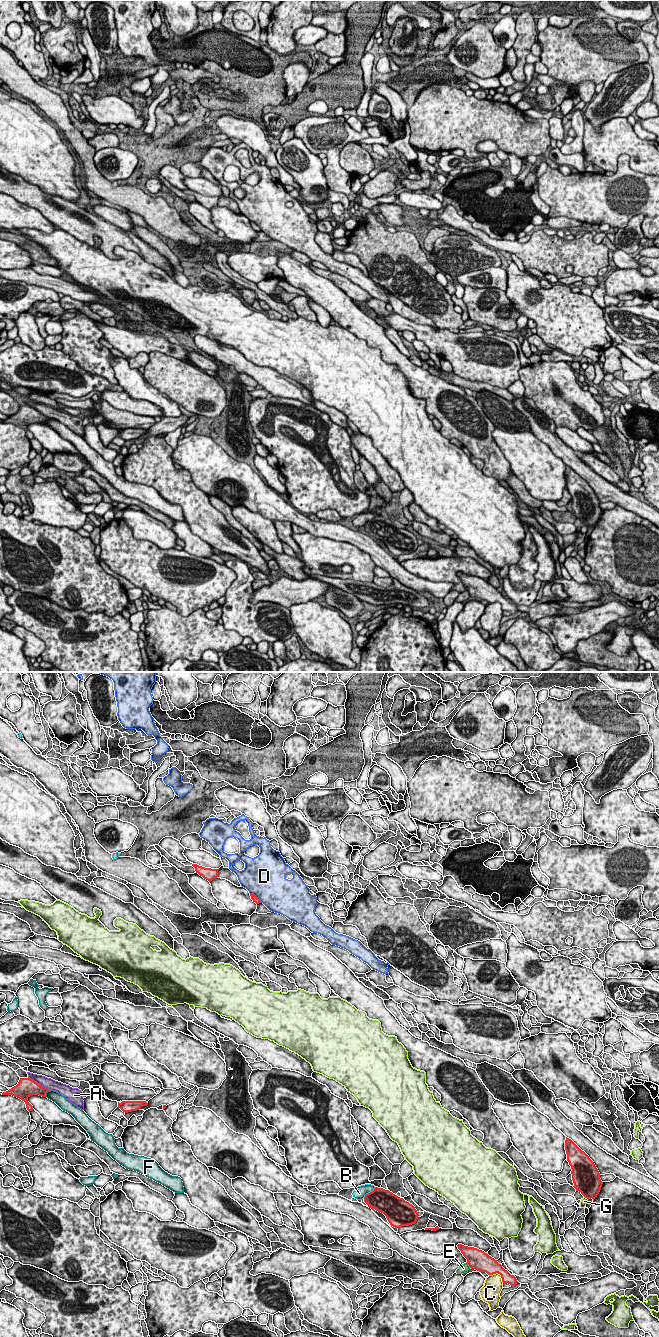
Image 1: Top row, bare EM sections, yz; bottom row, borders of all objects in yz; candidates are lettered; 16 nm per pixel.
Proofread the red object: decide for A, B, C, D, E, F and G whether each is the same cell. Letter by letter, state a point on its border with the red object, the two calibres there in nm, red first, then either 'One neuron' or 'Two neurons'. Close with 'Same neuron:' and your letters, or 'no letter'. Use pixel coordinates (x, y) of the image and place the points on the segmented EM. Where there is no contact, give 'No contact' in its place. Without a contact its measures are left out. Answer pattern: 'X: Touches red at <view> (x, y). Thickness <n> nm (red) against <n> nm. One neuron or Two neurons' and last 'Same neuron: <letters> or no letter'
A: Touches red at yz (39, 1084). Thickness 320 nm (red) against 170 nm. Two neurons
B: Touches red at yz (370, 1192). Thickness 360 nm (red) against 200 nm. Two neurons
C: Touches red at yz (498, 1273). Thickness 280 nm (red) against 300 nm. Two neurons
D: Touches red at yz (255, 896). Thickness 90 nm (red) against 500 nm. Two neurons
E: Touches red at yz (469, 1265). Thickness 320 nm (red) against 140 nm. Two neurons
F: Touches red at yz (47, 1091). Thickness 220 nm (red) against 160 nm. Two neurons
G: Touches red at yz (586, 1197). Thickness 400 nm (red) against 100 nm. Two neurons
Same neuron: no letter

